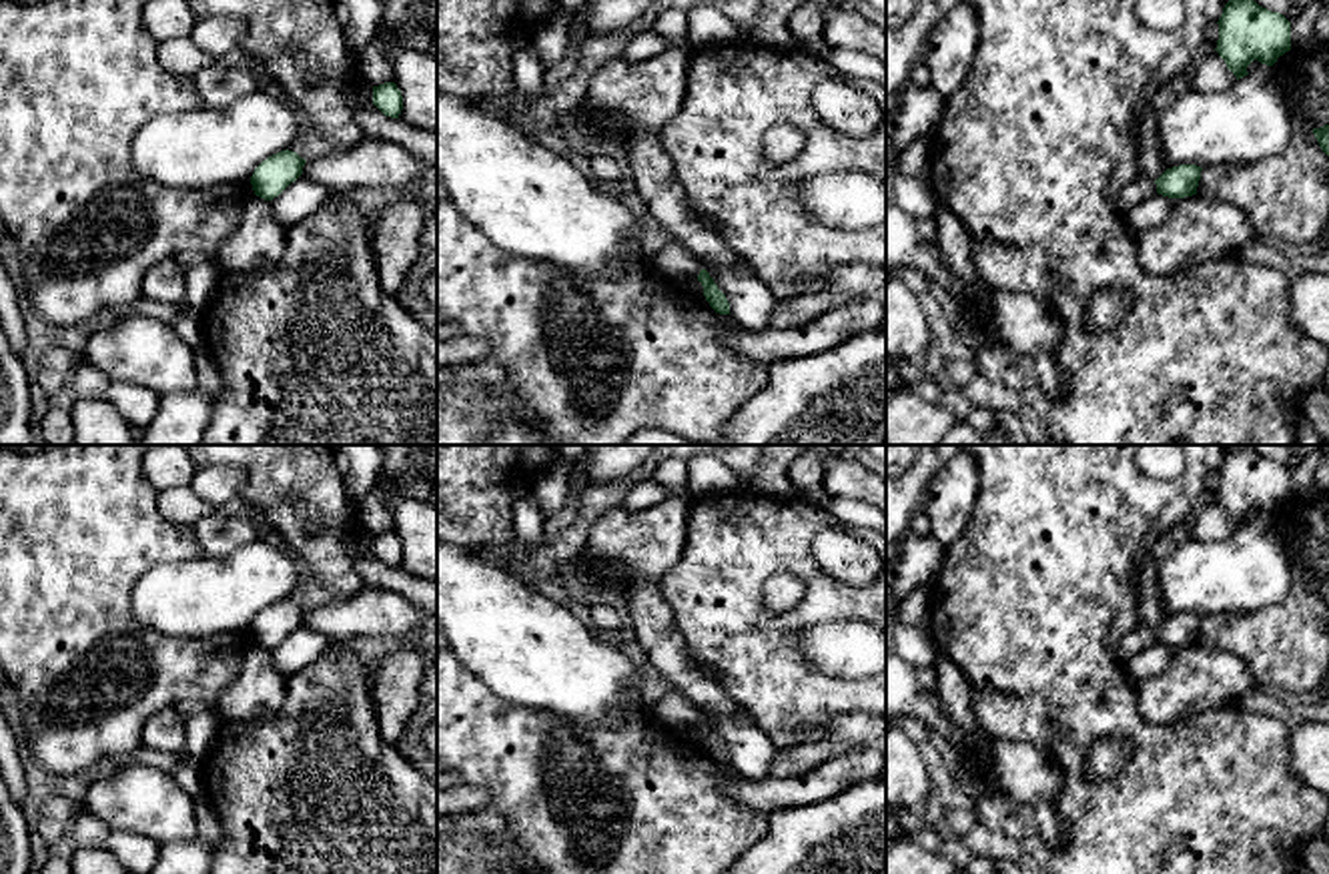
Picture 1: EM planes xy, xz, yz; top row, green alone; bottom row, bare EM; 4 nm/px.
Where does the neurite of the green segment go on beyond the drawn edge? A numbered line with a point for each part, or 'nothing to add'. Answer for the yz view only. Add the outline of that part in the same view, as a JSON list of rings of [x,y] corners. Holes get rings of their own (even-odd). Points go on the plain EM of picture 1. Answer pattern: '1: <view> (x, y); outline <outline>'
nothing to add

